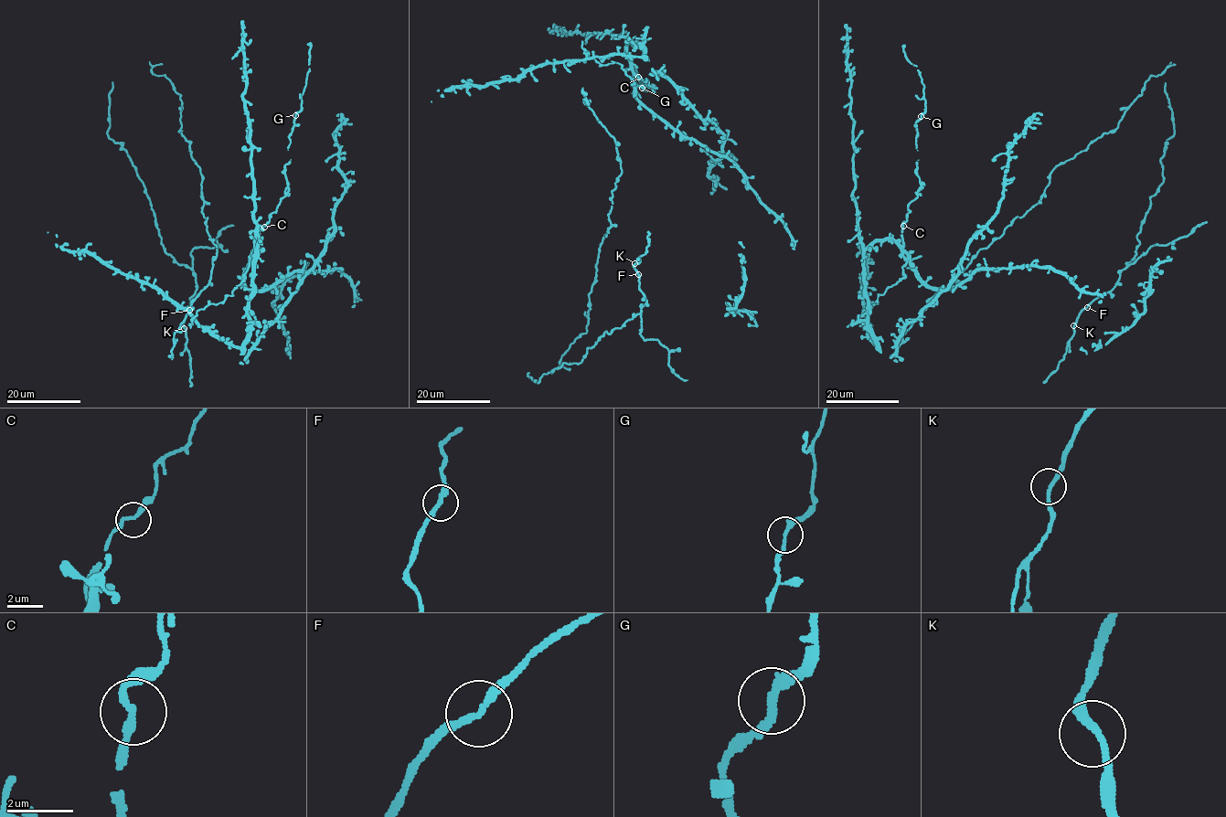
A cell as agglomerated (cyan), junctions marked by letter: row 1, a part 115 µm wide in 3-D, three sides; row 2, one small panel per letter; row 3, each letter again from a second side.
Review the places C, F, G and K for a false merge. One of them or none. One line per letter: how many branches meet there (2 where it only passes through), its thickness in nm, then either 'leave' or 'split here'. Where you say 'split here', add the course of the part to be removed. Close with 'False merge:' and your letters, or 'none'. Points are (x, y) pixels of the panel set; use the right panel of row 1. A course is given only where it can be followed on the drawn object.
C: branches 2; calibre 190 nm; leave
F: branches 2; calibre 240 nm; leave
G: branches 2; calibre 240 nm; leave
K: branches 2; calibre 220 nm; leave
False merge: none

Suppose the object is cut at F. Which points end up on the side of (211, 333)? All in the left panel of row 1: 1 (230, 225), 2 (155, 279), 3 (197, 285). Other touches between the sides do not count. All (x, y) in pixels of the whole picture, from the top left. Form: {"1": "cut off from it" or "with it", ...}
{"1": "cut off from it", "2": "with it", "3": "cut off from it"}

